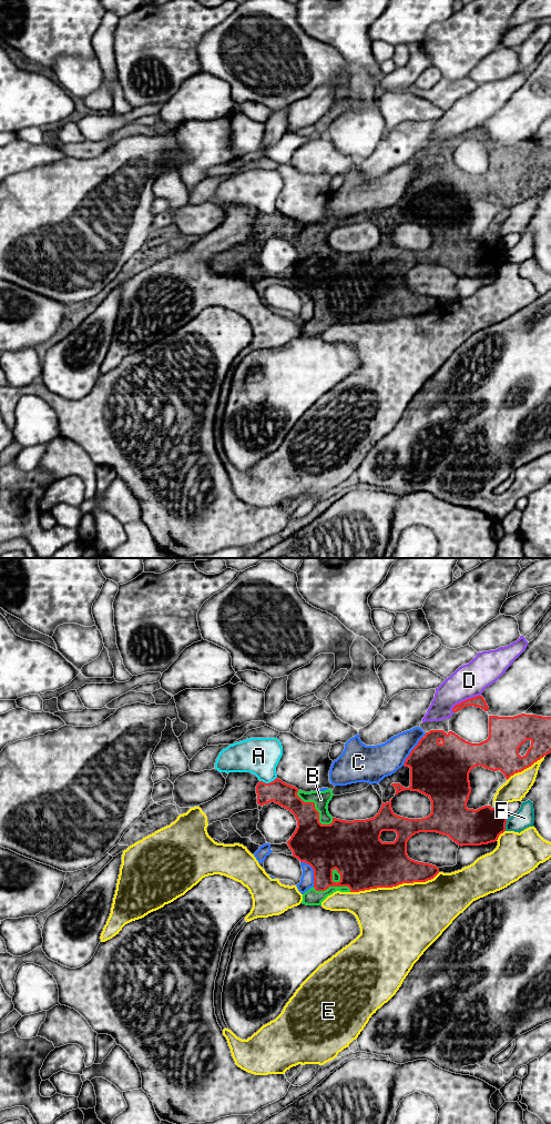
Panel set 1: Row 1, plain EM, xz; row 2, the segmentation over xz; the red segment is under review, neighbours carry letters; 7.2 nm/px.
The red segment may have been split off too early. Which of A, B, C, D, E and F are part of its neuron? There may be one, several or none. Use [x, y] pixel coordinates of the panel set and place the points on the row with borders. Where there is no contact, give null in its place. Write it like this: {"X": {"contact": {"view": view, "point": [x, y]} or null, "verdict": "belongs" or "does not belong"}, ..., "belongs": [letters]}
{"A": {"contact": {"view": "xz", "point": [267, 783]}, "verdict": "does not belong"}, "B": {"contact": {"view": "xz", "point": [315, 809]}, "verdict": "belongs"}, "C": {"contact": {"view": "xz", "point": [412, 749]}, "verdict": "does not belong"}, "D": {"contact": {"view": "xz", "point": [465, 700]}, "verdict": "does not belong"}, "E": {"contact": {"view": "xz", "point": [395, 885]}, "verdict": "does not belong"}, "F": {"contact": {"view": "xz", "point": [504, 824]}, "verdict": "does not belong"}, "belongs": ["B"]}

